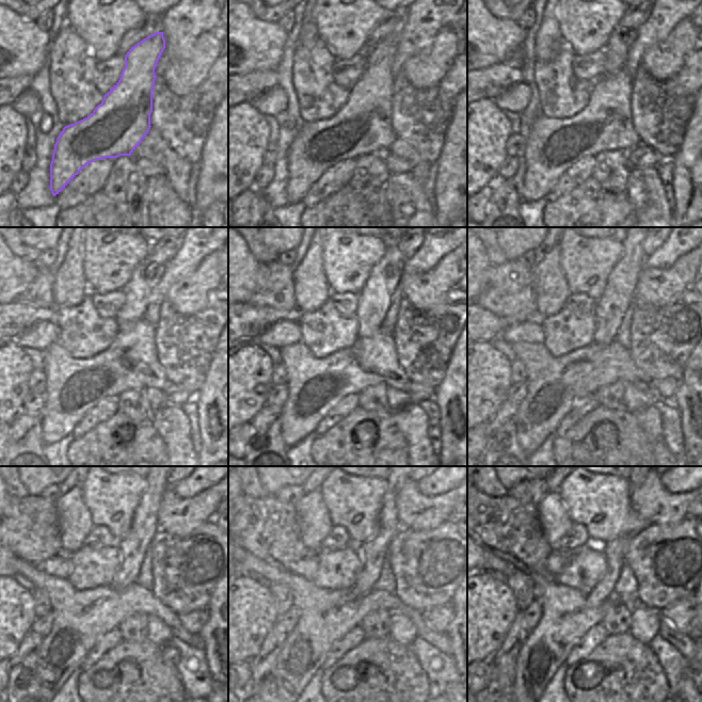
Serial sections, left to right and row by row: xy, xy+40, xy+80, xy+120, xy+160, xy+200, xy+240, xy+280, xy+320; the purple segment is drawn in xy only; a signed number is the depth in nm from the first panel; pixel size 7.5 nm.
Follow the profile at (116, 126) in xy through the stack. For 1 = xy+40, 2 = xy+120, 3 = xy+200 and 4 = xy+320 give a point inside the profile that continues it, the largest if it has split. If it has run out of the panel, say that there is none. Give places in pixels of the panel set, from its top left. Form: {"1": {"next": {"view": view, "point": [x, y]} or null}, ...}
{"1": {"next": {"view": "xy+40", "point": [363, 126]}}, "2": {"next": {"view": "xy+120", "point": [74, 386]}}, "3": {"next": {"view": "xy+200", "point": [555, 383]}}, "4": {"next": {"view": "xy+320", "point": [565, 618]}}}

